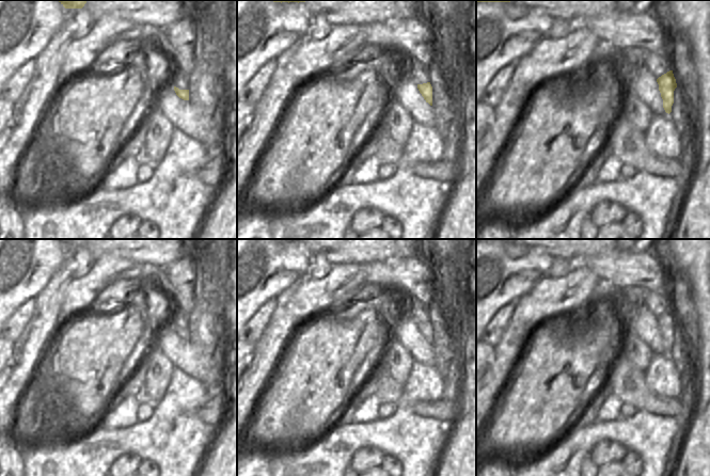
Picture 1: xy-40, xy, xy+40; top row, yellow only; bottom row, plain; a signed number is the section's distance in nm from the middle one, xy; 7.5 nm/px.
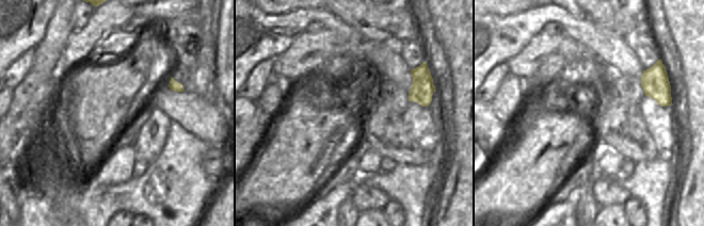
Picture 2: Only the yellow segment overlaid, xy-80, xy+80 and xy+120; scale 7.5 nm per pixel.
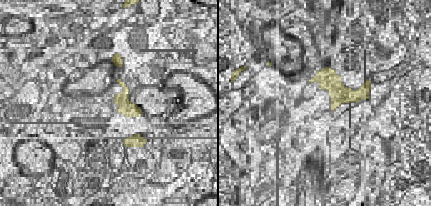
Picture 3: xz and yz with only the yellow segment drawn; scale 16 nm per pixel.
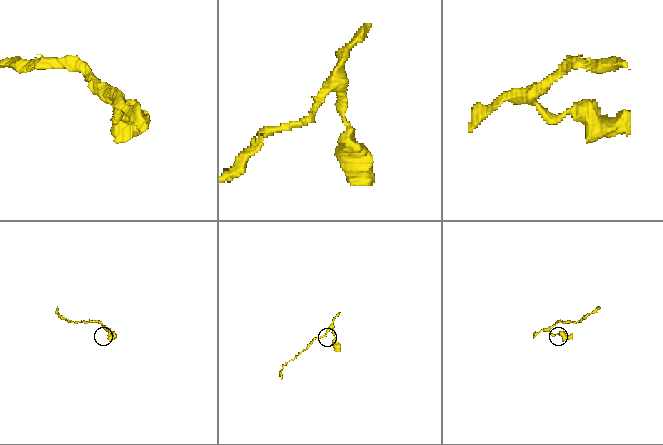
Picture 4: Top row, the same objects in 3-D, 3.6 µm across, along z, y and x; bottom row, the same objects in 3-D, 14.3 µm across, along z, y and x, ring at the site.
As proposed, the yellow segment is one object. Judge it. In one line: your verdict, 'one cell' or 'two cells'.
one cell

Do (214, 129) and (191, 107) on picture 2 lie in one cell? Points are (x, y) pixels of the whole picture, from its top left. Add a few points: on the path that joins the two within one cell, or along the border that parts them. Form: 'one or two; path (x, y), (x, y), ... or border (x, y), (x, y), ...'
one; path (209, 124), (196, 112)

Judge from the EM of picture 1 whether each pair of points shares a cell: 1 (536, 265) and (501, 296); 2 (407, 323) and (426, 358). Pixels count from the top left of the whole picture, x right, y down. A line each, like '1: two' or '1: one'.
1: one
2: one

